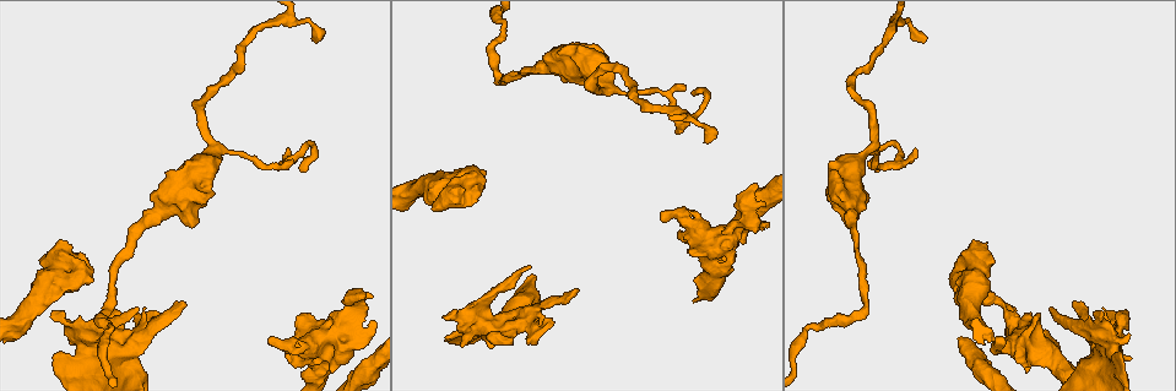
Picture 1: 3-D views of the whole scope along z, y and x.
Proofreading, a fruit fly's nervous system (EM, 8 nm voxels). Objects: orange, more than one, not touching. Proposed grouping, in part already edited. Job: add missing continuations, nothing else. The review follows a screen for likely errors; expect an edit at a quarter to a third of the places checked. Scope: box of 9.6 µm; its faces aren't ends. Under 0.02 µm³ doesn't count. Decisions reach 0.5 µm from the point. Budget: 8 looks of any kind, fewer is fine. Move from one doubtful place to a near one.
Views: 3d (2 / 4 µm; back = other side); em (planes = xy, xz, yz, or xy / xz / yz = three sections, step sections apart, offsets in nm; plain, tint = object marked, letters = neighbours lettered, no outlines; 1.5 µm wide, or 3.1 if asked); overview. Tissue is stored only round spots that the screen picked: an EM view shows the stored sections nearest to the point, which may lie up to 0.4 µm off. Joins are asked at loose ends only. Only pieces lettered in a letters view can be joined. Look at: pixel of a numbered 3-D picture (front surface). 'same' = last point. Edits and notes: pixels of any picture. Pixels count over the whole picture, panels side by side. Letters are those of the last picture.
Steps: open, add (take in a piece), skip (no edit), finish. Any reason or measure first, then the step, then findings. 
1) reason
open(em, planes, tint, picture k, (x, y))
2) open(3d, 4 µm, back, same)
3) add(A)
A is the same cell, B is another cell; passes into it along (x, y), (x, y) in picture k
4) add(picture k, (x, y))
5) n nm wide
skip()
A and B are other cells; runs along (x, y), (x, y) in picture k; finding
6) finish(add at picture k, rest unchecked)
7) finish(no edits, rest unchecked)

branch stops here
open(em, planes, tint, picture 1, (138, 310))

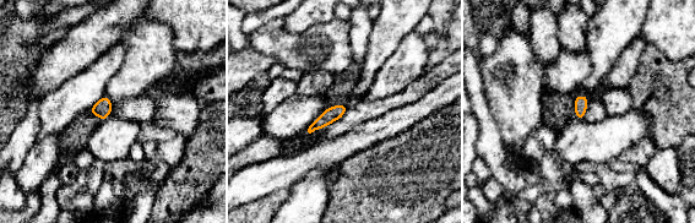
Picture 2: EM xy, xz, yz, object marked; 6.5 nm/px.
see the neighbours
open(em, planes, letters, same)

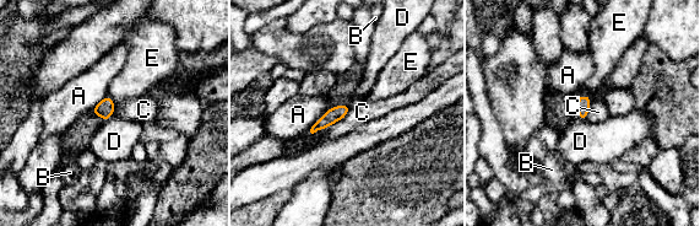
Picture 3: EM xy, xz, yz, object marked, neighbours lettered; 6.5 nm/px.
skip()
A, B, C, D and E are other cells; border along (351, 106), (342, 118), (313, 134) in picture 3; no lettered piece goes on from it

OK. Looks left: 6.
an open end
open(3d, 4 µm, picture 1, (444, 340))

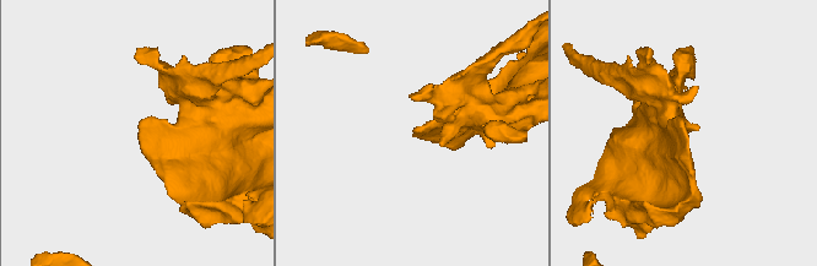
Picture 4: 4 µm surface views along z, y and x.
open(em, xz, step 8, letters, picture 4, (686, 138))

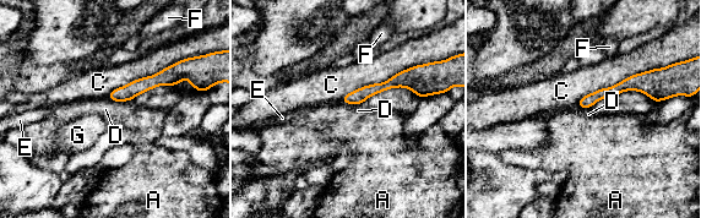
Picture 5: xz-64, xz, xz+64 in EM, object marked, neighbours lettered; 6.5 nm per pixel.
open(em, planes, letters, same)

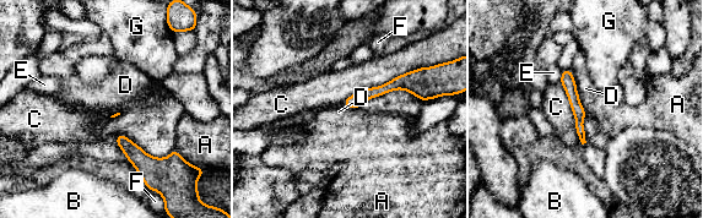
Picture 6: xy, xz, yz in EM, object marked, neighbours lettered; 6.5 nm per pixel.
skip()
A, B, C, D, E, F and G are other cells; runs along (428, 94), (395, 83), (347, 103) in picture 6; no lettered piece goes on from it

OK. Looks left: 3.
thick end
open(em, planes, letters, picture 1, (514, 334))

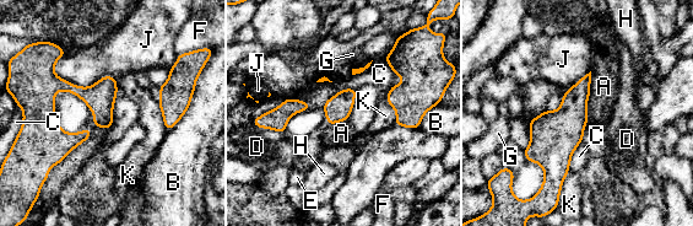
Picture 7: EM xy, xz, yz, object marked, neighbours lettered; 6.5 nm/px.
skip()
A, B, C, D, E, F, G, H, J and K are other cells; border along (591, 71), (588, 118) in picture 7; no lettered piece goes on from it

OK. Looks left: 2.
finish(no edits, rest unchecked)

